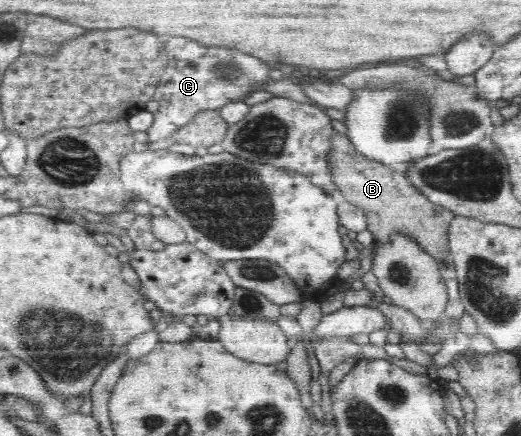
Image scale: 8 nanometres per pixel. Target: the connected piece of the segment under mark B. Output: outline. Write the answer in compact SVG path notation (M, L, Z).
M334 131L331 144L328 162L339 198L360 208L370 221L384 221L382 227L368 229L375 240L388 243L392 234L404 234L416 240L439 264L452 264L448 230L455 216L453 211L432 203L402 173L358 153L345 134Z

